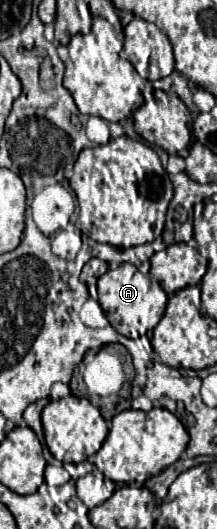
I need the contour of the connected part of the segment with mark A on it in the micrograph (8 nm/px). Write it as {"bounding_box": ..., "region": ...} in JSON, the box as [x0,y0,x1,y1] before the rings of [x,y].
{"bounding_box":[97,264,167,338],"region":[[[121,264],[115,270],[107,270],[99,278],[97,290],[99,290],[99,304],[107,320],[119,334],[127,338],[139,338],[149,330],[153,330],[167,306],[167,294],[157,284],[157,280],[151,280],[148,274],[142,274],[133,264]]]}

